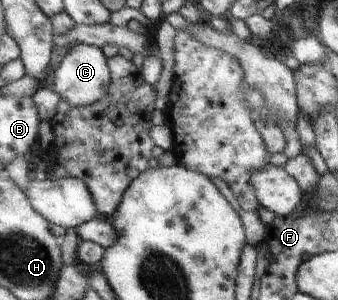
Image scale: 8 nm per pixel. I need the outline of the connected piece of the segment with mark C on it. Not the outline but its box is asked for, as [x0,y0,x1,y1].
[54,43,112,107]

